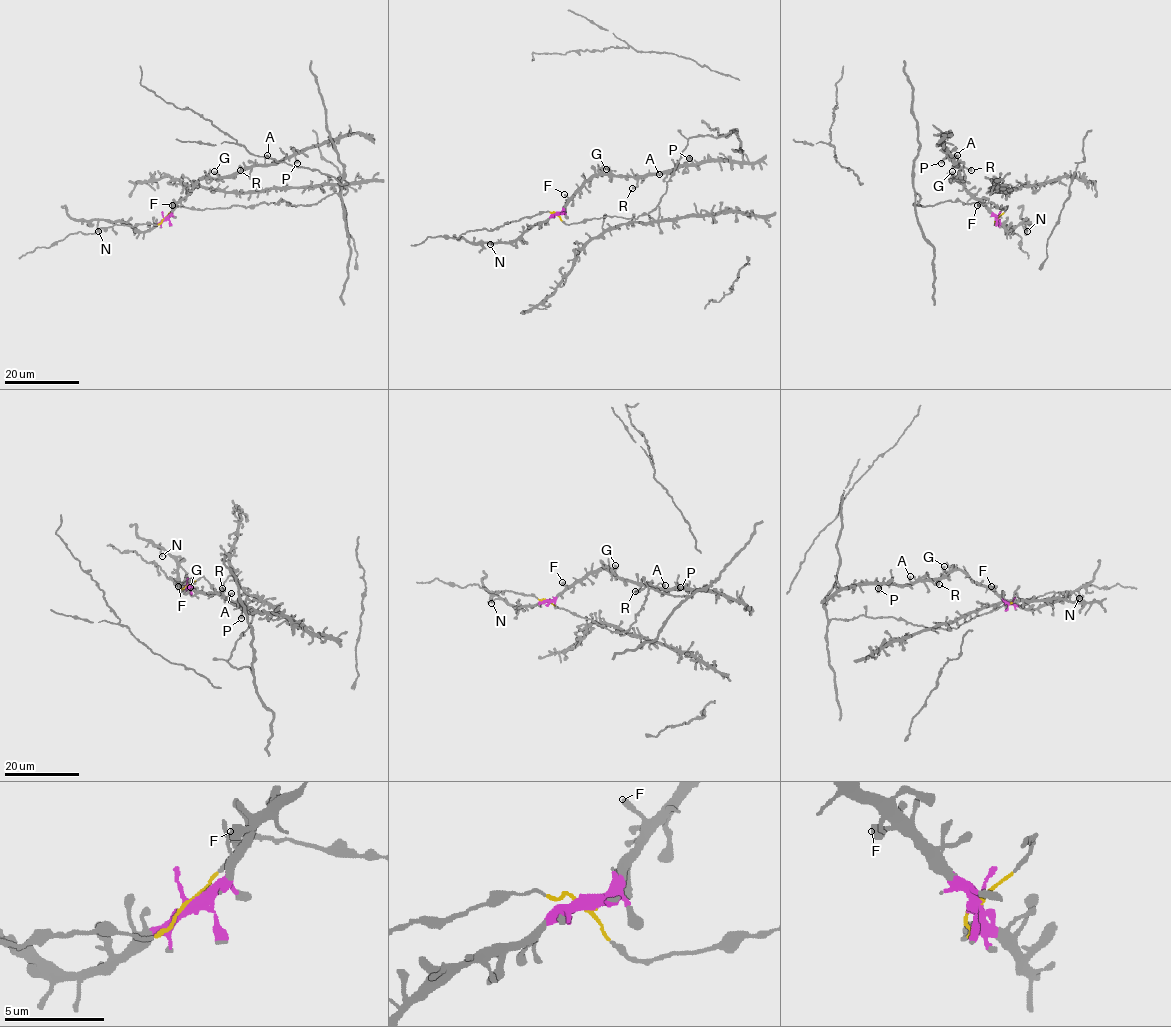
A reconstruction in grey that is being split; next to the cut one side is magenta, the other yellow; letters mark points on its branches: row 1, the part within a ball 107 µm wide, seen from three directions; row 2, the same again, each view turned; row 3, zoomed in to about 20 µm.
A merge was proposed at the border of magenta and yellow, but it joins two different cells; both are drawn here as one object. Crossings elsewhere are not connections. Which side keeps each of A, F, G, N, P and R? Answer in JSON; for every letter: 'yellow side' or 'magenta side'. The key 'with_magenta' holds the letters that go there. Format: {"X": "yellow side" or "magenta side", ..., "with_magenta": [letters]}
{"A": "magenta side", "F": "magenta side", "G": "magenta side", "N": "magenta side", "P": "magenta side", "R": "magenta side", "with_magenta": ["A", "F", "G", "N", "P", "R"]}

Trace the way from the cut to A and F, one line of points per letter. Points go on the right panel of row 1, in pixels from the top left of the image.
A: (996, 218), (958, 179), (960, 168), (954, 162), (957, 154)
F: (996, 218), (984, 206), (977, 205)

